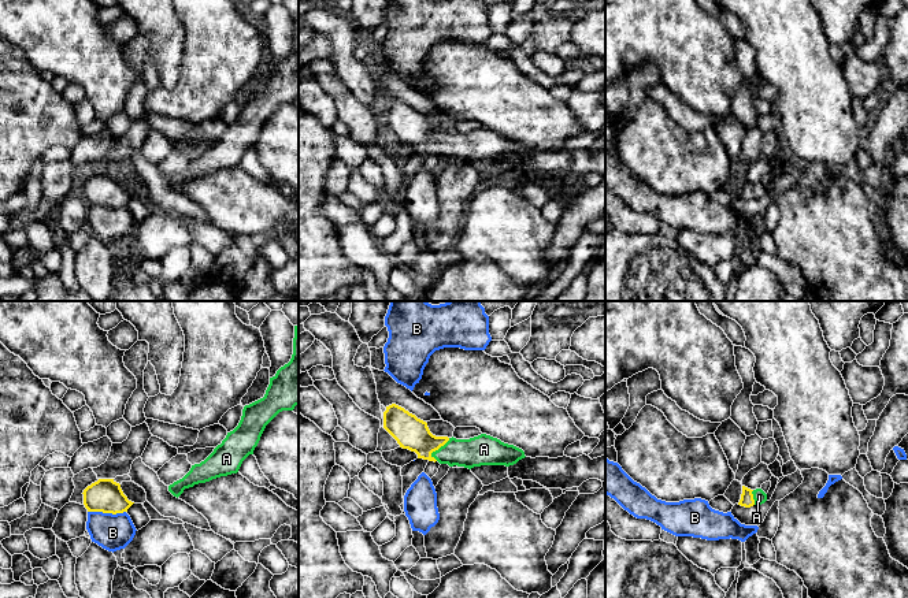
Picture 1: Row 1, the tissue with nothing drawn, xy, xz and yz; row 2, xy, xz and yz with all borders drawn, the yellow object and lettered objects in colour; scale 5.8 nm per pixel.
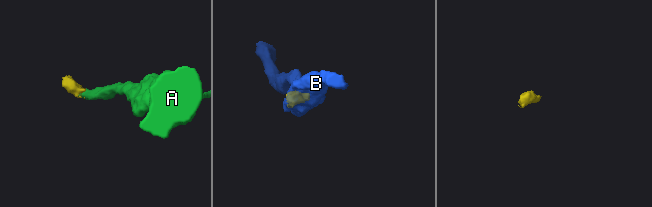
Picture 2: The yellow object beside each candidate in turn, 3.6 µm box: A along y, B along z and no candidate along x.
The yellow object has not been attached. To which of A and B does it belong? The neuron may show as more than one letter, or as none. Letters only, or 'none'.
A

